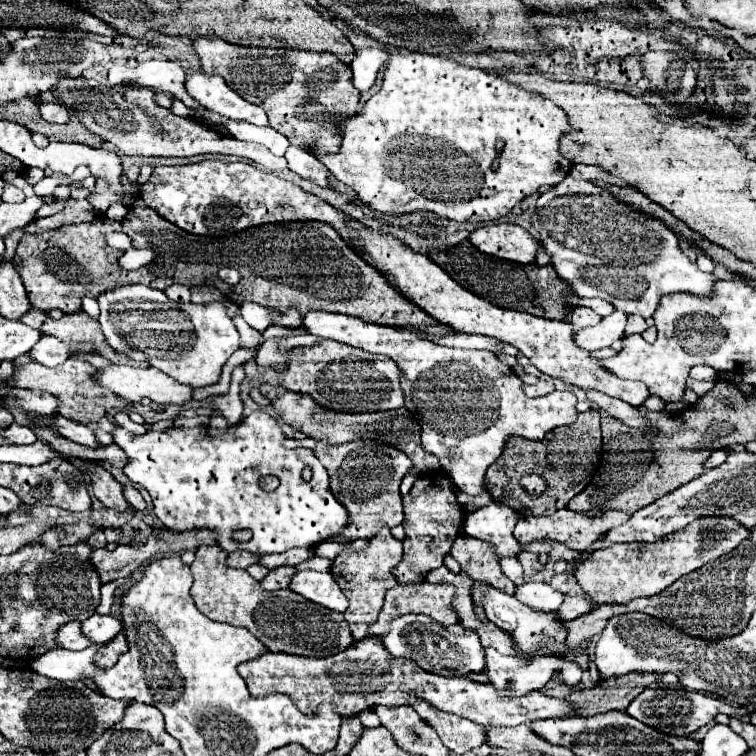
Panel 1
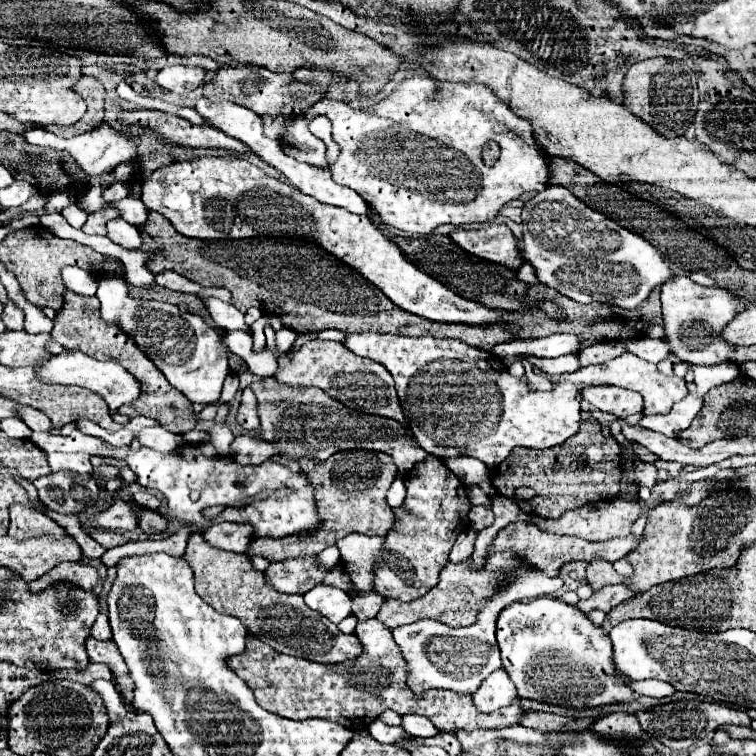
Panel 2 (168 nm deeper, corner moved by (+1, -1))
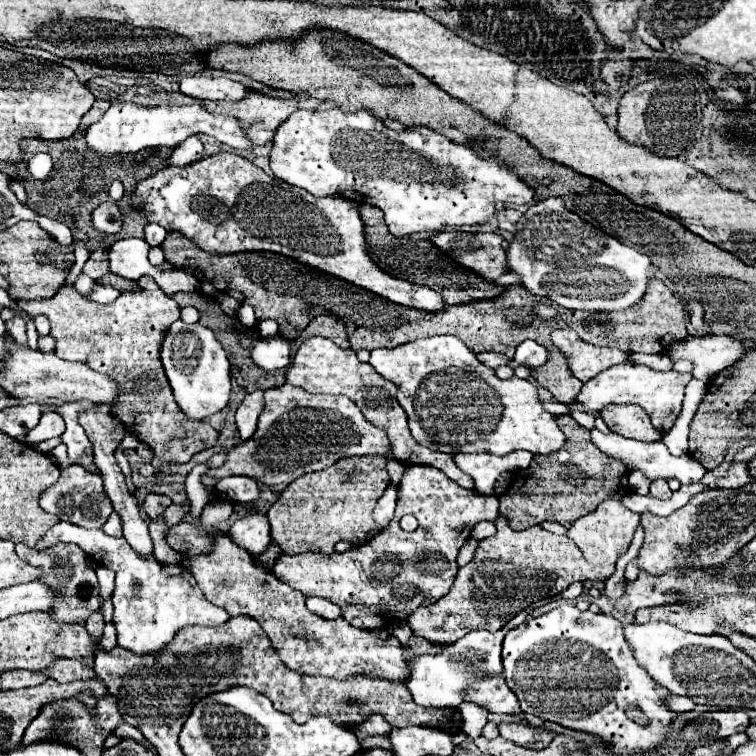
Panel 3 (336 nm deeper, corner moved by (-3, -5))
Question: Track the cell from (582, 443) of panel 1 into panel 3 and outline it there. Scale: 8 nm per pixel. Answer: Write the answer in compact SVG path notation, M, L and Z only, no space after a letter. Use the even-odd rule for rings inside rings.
M569 415L557 417L557 425L559 429L565 429L567 437L561 451L535 455L527 469L519 469L513 473L507 493L499 497L499 513L515 531L523 531L525 527L543 521L557 521L563 527L571 527L573 521L593 513L605 499L623 499L629 493L629 469L623 463L601 455L601 451L593 447L589 431L577 425Z

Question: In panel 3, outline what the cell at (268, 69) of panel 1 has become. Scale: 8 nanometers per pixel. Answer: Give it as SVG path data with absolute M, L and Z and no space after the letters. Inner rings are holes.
M253 93L237 103L205 101L203 107L209 113L235 117L253 145L265 145L267 141L273 139L275 129L297 109L297 101L291 93L285 97L269 97L263 93Z

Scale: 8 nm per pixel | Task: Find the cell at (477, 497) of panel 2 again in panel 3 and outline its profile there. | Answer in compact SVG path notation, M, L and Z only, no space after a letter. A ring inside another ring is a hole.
M501 514L495 521L497 533L479 541L475 557L459 569L451 591L429 607L419 607L407 625L415 635L433 643L455 643L469 631L485 629L499 631L509 619L541 597L555 597L575 581L605 581L615 571L615 565L589 565L579 547L565 535L553 535L539 525L525 531L513 531Z

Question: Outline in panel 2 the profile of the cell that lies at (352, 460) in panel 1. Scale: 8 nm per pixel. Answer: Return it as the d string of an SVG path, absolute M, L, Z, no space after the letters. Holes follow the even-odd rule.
M347 451L331 455L327 461L307 459L301 457L299 465L305 475L309 475L309 481L315 487L315 499L317 507L321 511L321 527L317 531L303 531L301 535L291 535L289 539L254 539L246 553L252 559L255 556L264 557L269 561L285 561L285 559L297 559L297 557L315 557L319 551L323 551L329 545L335 545L339 539L347 537L349 533L363 533L363 535L387 535L389 529L395 523L395 513L387 505L385 495L397 477L397 467L393 459L385 453L363 453L359 461L349 469Z

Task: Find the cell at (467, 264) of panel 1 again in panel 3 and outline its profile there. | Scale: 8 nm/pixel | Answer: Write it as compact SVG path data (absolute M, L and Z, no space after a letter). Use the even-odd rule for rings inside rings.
M361 205L359 207L359 215L365 227L365 241L367 241L367 251L373 259L373 263L399 279L405 279L409 283L417 283L417 285L425 285L431 287L433 291L437 291L443 301L447 305L461 305L461 303L471 303L471 301L481 301L481 299L493 299L497 297L497 293L503 293L505 287L499 287L491 281L481 279L479 275L475 275L469 269L461 269L461 265L453 263L445 253L437 251L437 247L433 247L431 241L409 241L405 237L393 237L387 227L385 227L385 219L381 215L381 211L373 205Z

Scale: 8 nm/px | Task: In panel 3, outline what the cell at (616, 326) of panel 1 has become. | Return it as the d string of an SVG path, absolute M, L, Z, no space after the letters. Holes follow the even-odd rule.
M525 339L519 347L517 347L517 353L513 357L513 365L519 367L519 365L529 365L529 367L539 367L547 361L549 357L549 351L545 347L541 347L539 343L531 341L531 339Z

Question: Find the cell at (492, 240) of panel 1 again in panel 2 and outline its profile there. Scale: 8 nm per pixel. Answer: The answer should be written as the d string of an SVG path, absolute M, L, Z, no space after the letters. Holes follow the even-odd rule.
M491 225L479 231L457 229L449 237L467 253L505 265L509 269L519 269L525 263L519 251L519 243L507 225Z

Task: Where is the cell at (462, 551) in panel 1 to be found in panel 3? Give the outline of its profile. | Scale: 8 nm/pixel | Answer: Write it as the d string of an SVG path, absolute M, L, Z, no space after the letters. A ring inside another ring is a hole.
M467 539L467 541L465 541L465 545L463 545L463 547L461 547L461 551L459 551L459 559L457 559L459 567L467 565L467 563L473 559L475 547L477 547L477 541L475 541L475 539Z

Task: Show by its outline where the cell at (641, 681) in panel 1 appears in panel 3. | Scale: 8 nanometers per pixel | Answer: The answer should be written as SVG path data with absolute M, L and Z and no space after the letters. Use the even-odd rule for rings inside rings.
M501 723L499 725L499 735L515 745L521 745L525 749L541 749L551 743L555 733L525 725L525 723Z

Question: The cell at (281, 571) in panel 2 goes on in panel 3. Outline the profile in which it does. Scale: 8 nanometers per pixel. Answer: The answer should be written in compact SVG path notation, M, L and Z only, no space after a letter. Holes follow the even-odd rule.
M425 465L407 467L397 491L397 509L391 525L369 543L329 557L321 553L283 553L273 567L273 575L305 597L315 595L339 605L343 619L361 629L387 629L393 625L389 619L405 621L417 607L431 605L447 595L457 577L459 567L455 559L461 545L471 537L471 529L477 523L497 519L499 499L457 487L441 471ZM407 513L419 521L413 533L405 533L399 527L399 519ZM431 557L435 559L431 561ZM425 563L431 569L419 569Z

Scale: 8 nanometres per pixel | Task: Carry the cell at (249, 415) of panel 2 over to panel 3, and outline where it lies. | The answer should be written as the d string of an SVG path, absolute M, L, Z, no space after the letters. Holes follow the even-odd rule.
M255 391L255 393L249 393L245 395L241 407L237 409L237 429L239 429L239 437L245 441L249 439L255 429L257 429L257 419L263 411L263 405L265 405L265 397L263 397L263 391Z

